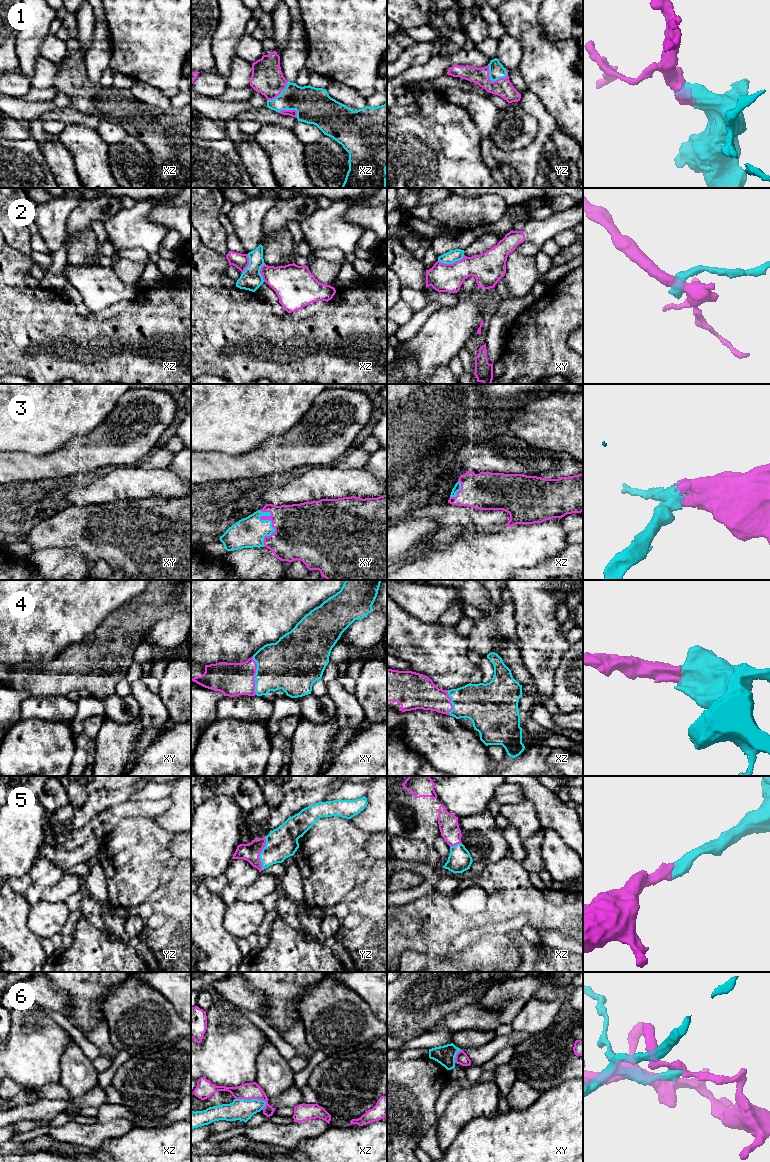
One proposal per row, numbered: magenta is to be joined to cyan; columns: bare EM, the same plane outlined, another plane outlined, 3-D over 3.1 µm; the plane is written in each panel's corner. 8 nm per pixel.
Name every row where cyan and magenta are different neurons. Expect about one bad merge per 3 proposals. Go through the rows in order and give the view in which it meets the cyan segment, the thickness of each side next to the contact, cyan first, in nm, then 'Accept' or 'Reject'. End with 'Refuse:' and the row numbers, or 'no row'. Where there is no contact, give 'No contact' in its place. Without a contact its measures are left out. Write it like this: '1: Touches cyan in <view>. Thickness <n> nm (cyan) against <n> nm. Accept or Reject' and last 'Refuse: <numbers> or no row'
1: Touches cyan in yz. Thickness 130 nm (cyan) against 150 nm. Accept
2: Touches cyan in xy. Thickness 100 nm (cyan) against 220 nm. Reject
3: Touches cyan in xy. Thickness 240 nm (cyan) against 380 nm. Accept
4: Touches cyan in xy. Thickness 380 nm (cyan) against 280 nm. Accept
5: Touches cyan in yz. Thickness 260 nm (cyan) against 150 nm. Accept
6: Touches cyan in xz. Thickness 180 nm (cyan) against 140 nm. Reject
Refuse: 2, 6

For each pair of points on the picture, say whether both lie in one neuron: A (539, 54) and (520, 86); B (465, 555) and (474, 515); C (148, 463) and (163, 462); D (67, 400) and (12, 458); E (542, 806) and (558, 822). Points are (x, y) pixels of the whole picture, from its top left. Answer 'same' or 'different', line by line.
A: different
B: different
C: same
D: different
E: same

